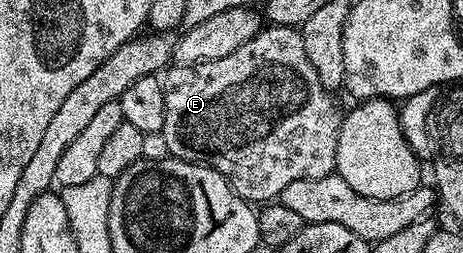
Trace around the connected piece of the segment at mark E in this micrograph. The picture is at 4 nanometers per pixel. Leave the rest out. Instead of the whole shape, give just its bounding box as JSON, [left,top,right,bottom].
[160,26,343,202]

